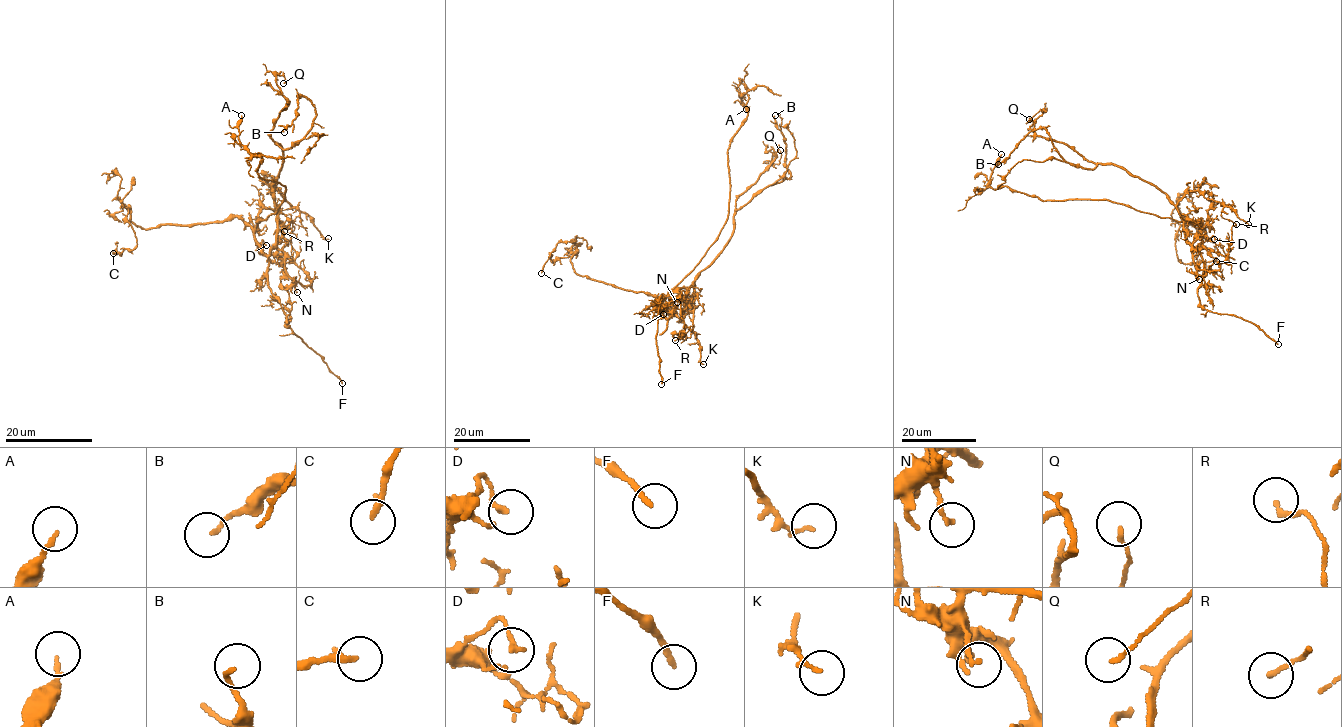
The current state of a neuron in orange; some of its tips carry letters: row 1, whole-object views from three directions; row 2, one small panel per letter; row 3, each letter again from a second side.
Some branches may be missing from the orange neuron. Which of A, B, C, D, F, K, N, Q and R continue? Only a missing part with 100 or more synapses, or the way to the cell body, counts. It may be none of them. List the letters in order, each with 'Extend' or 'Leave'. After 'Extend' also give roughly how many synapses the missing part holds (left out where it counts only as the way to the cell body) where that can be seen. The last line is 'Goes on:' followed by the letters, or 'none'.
A: Leave
B: Leave
C: Leave
D: Leave
F: Extend
K: Leave
N: Leave
Q: Leave
R: Leave
Goes on: F

